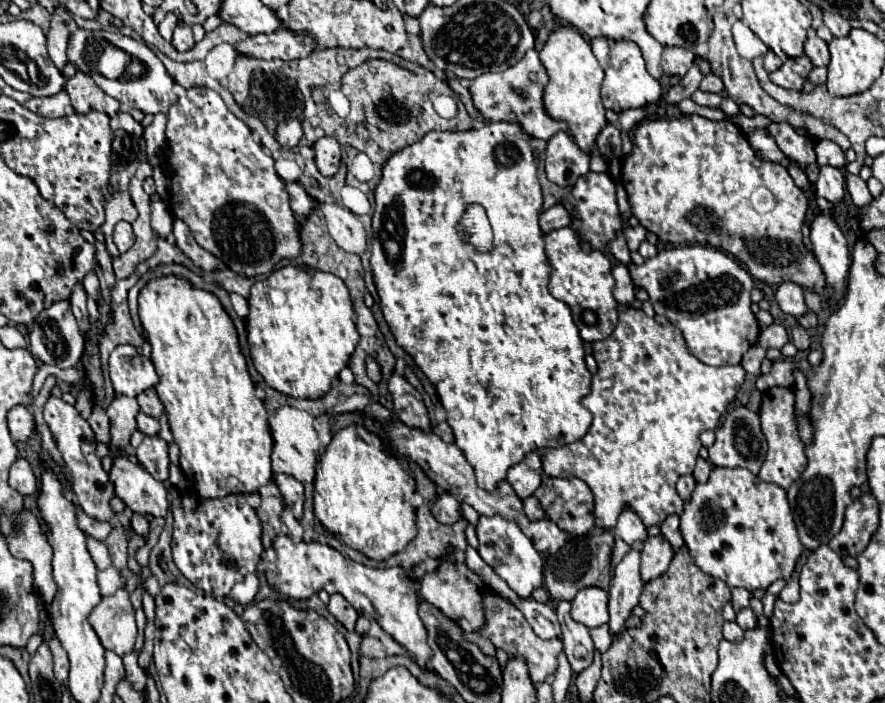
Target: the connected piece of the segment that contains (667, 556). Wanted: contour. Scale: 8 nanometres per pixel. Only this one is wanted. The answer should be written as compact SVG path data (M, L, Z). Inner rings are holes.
M660 534L660 536L648 536L648 540L642 546L642 580L654 580L656 576L662 576L672 562L674 550L670 542Z

